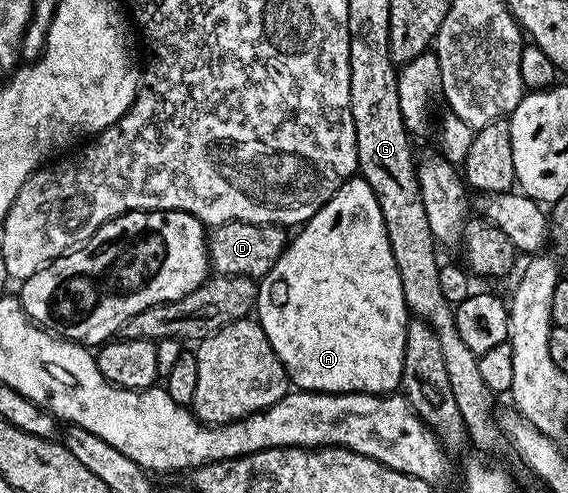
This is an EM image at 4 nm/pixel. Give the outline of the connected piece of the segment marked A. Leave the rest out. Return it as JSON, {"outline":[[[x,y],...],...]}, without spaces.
{"outline":[[[360,177],[349,179],[336,189],[336,193],[326,202],[307,223],[301,224],[298,236],[291,238],[286,244],[284,253],[272,265],[272,269],[263,275],[258,283],[258,301],[256,304],[256,322],[264,329],[276,357],[284,365],[289,382],[299,391],[323,391],[329,395],[388,395],[397,392],[402,385],[404,369],[404,337],[408,312],[404,301],[404,289],[400,285],[400,273],[396,269],[396,261],[392,257],[392,249],[388,241],[388,233],[384,229],[384,217],[380,213],[380,205],[376,201],[376,193],[372,193],[372,185]]]}

